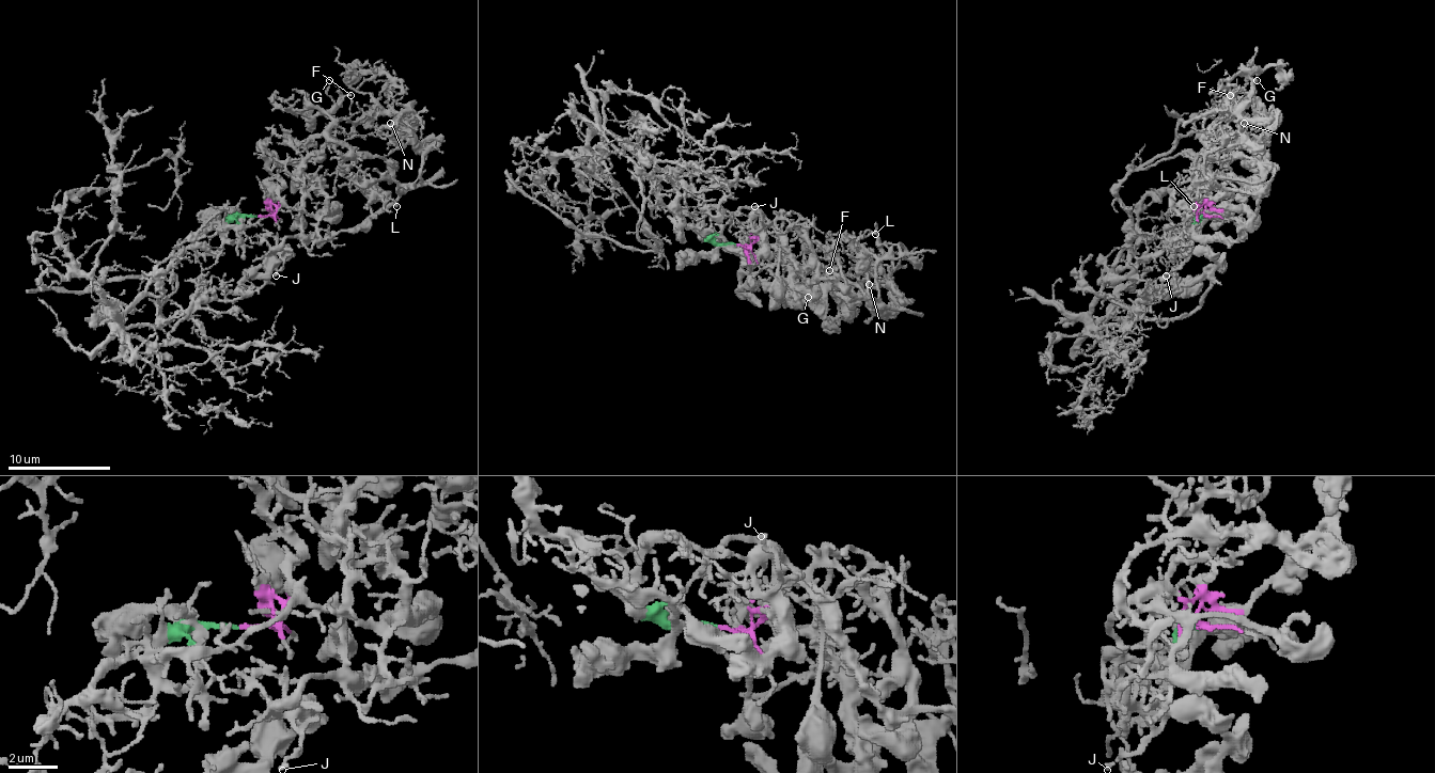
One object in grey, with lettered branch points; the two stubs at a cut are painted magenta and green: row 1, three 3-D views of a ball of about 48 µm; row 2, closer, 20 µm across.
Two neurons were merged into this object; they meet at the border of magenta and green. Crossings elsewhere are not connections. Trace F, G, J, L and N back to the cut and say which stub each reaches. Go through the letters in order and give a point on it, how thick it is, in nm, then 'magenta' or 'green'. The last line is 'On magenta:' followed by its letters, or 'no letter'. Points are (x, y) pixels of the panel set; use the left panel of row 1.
F: at (351, 95); 140 nm thick; magenta
G: at (329, 80); 130 nm thick; magenta
J: at (276, 275); 120 nm thick; magenta
L: at (396, 206); 150 nm thick; magenta
N: at (390, 123); 140 nm thick; magenta
On magenta: F, G, J, L, N

